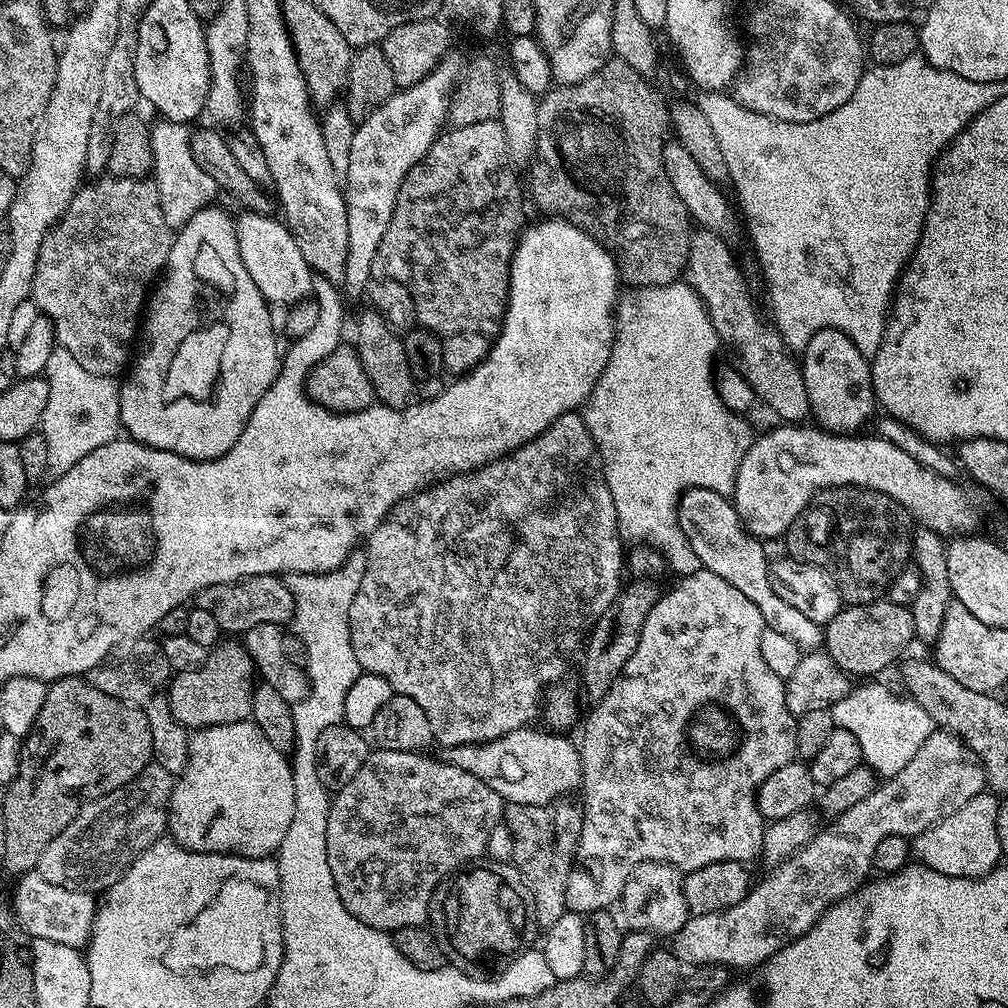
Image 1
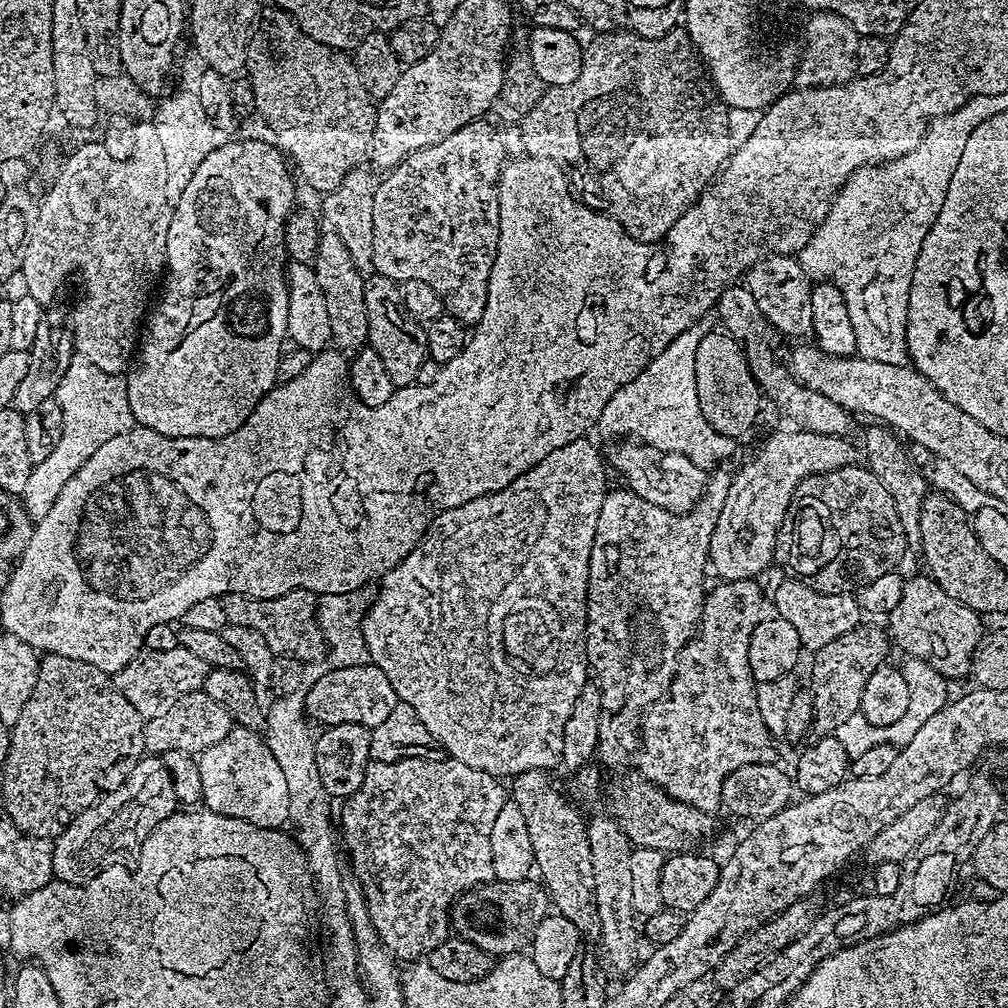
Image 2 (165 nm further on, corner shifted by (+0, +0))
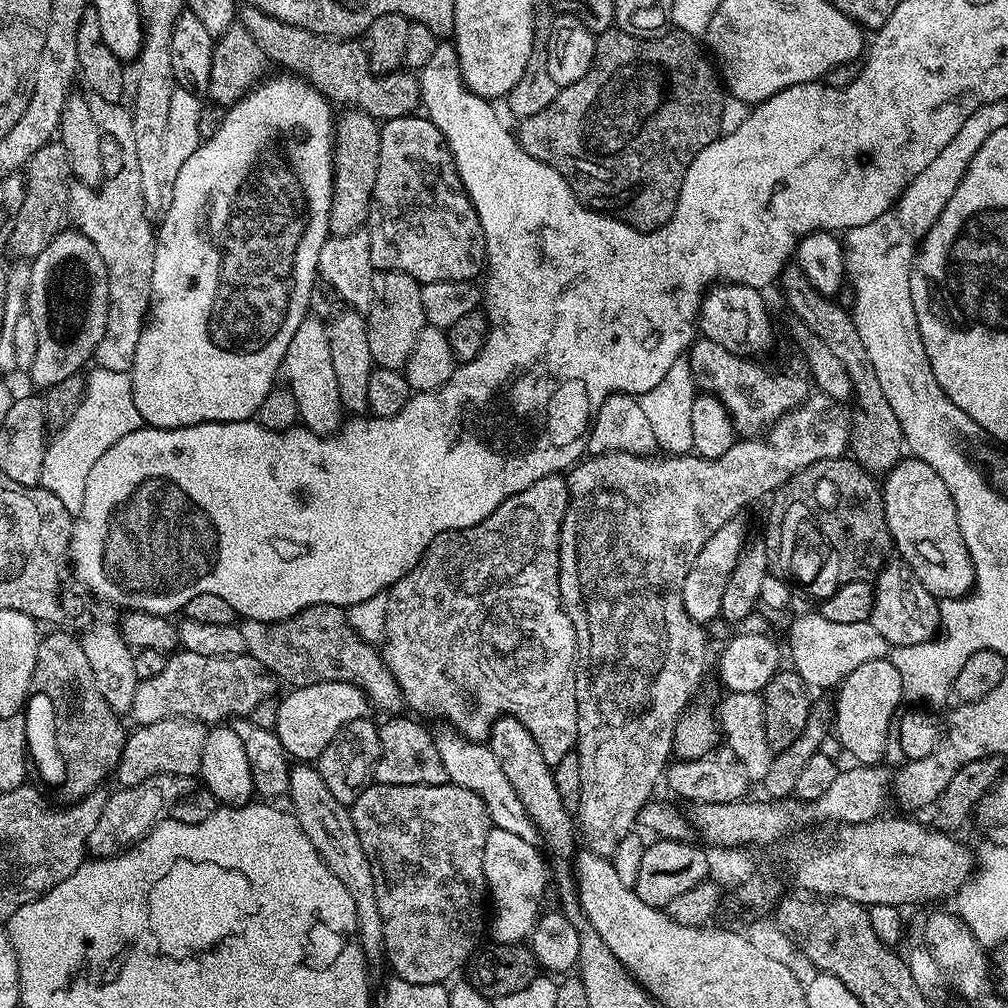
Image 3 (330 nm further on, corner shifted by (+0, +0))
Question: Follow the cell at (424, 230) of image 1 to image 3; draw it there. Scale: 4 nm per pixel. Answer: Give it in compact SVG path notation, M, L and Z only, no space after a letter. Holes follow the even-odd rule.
M424 114L399 116L383 121L378 150L378 178L374 178L372 205L366 231L370 238L370 262L373 269L396 268L410 274L421 284L443 280L472 282L486 268L484 231L456 169L456 163L440 128Z

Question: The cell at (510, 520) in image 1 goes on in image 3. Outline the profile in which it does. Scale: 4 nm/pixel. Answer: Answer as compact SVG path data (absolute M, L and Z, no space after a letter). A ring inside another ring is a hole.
M553 474L534 482L534 486L526 486L518 494L508 496L487 516L469 528L455 528L453 532L443 532L430 542L424 557L403 576L400 581L387 589L388 609L386 610L386 634L382 645L382 655L390 674L398 682L404 695L404 703L416 712L429 712L432 716L441 716L449 720L451 727L467 740L487 741L492 723L499 716L513 716L518 722L525 724L534 734L534 742L538 742L538 750L542 750L542 758L547 764L555 766L566 758L576 747L578 734L578 706L576 705L576 635L570 618L564 613L560 602L560 531L564 515L568 509L568 482L563 475Z

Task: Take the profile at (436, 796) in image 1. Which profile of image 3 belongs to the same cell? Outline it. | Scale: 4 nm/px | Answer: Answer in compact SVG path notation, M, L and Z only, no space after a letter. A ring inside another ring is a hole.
M375 782L362 790L362 794L350 806L354 830L358 830L358 842L362 842L362 850L366 850L366 858L370 862L370 870L374 870L374 891L377 894L378 914L382 920L384 935L383 958L388 959L392 972L398 979L408 983L444 984L451 981L456 971L463 969L471 961L481 947L480 935L486 932L486 885L483 872L483 851L490 829L488 811L470 790L453 784L377 784Z

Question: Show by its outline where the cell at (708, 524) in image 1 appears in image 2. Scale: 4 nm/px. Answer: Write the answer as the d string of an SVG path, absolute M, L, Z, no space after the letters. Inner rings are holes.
M628 448L625 452L616 452L610 458L610 464L620 471L620 476L628 480L627 491L658 506L667 512L688 514L692 507L700 500L704 492L705 469L700 468L690 458L686 458L677 452L665 452L661 454L655 449L644 450L642 448Z

